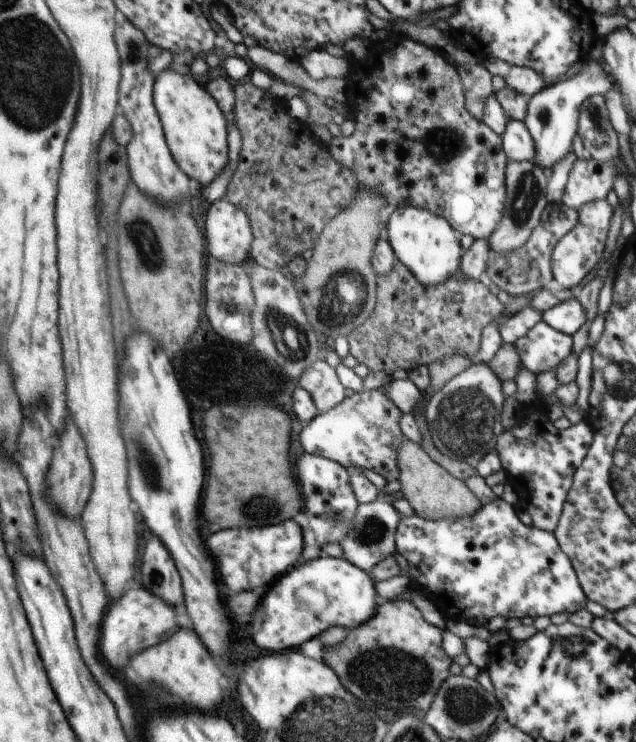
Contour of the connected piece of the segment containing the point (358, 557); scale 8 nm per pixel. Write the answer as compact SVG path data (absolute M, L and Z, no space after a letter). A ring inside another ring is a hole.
M376 499L370 504L360 504L352 522L352 530L346 534L346 538L340 542L344 558L358 568L369 573L382 560L386 560L388 556L393 556L397 553L395 545L395 532L399 525L402 515L394 509L392 504L388 502L380 502Z

